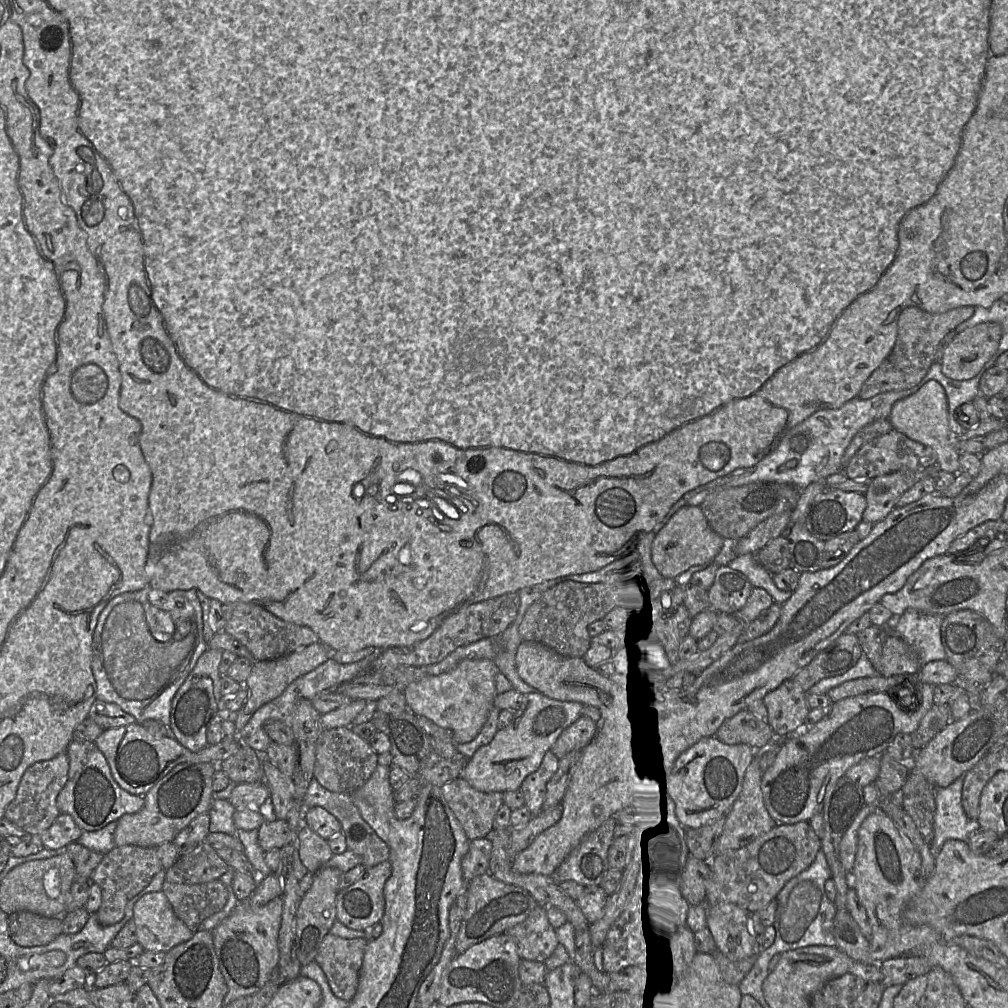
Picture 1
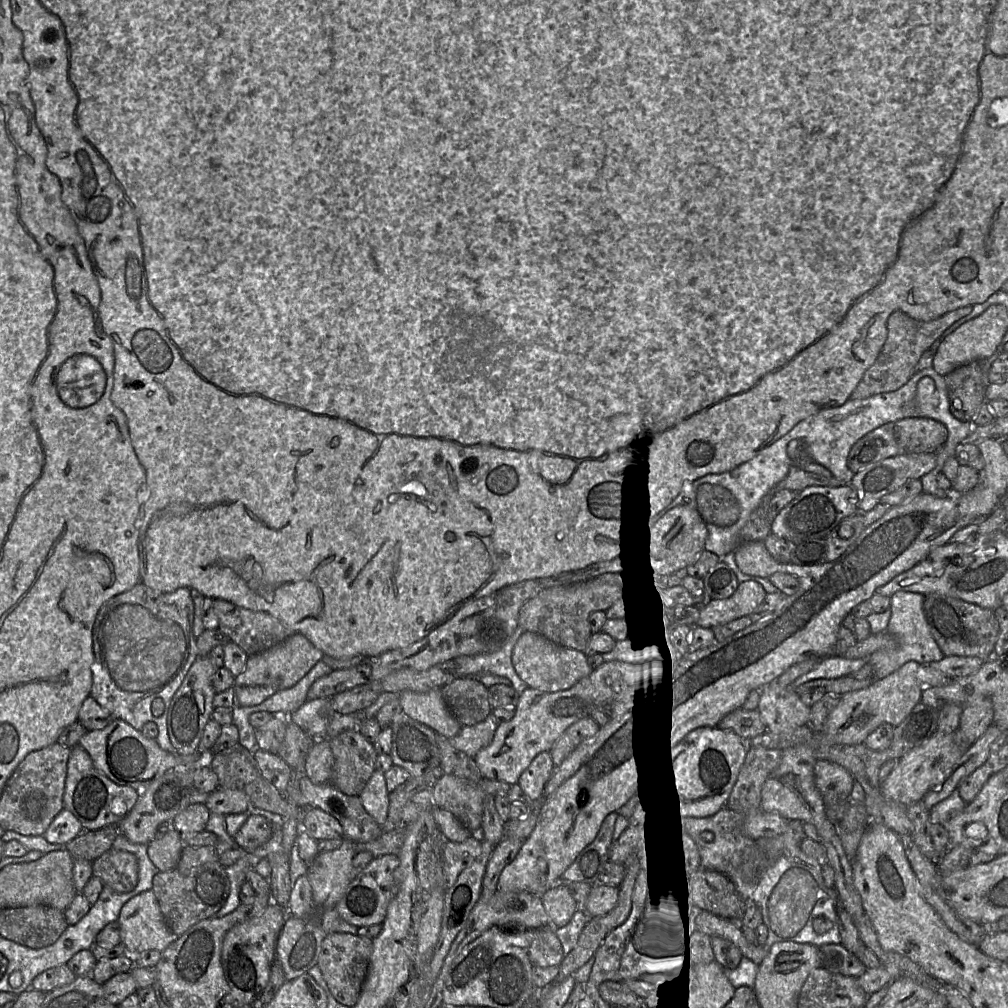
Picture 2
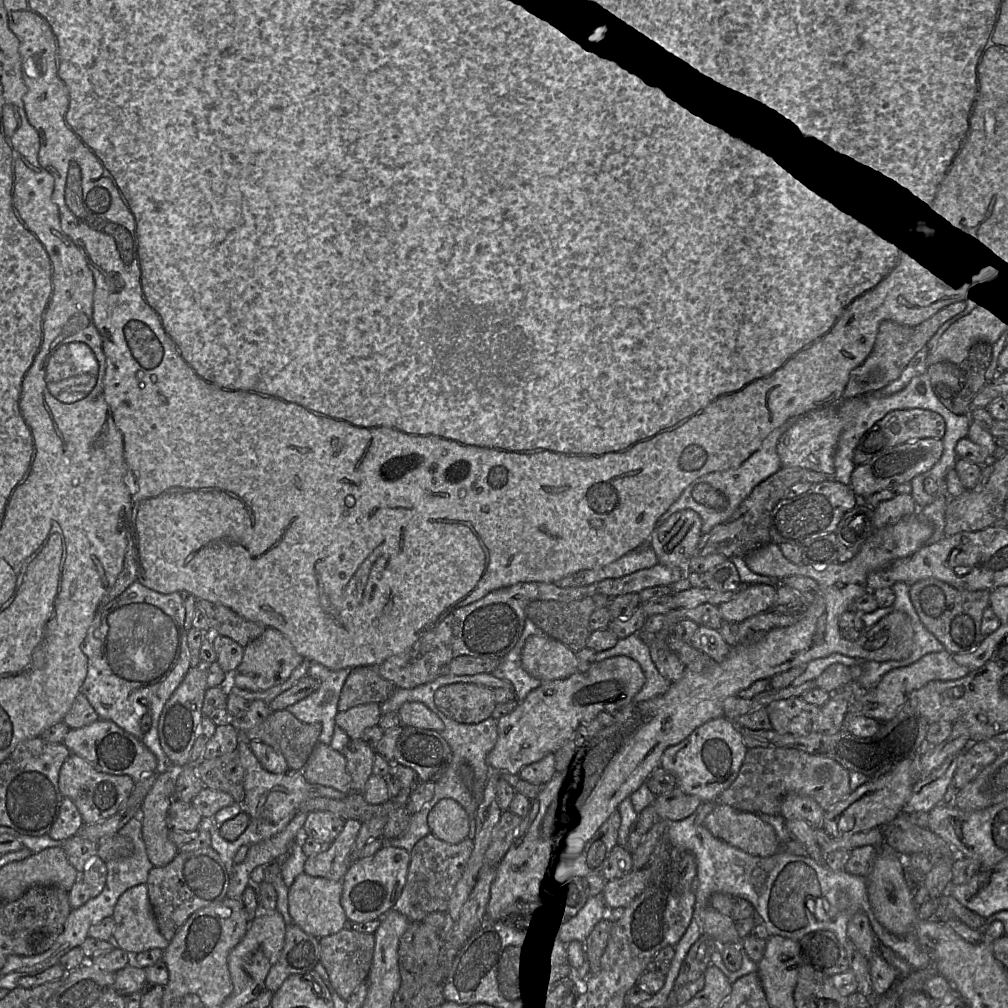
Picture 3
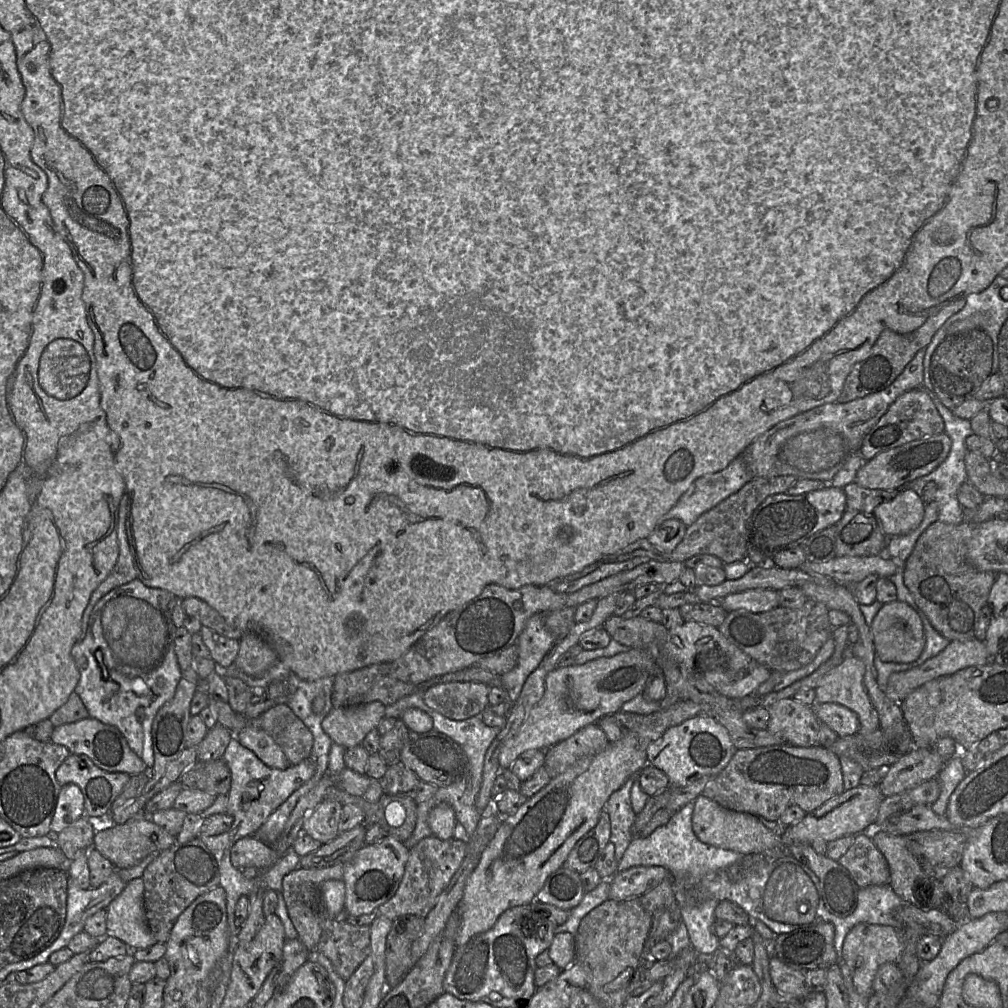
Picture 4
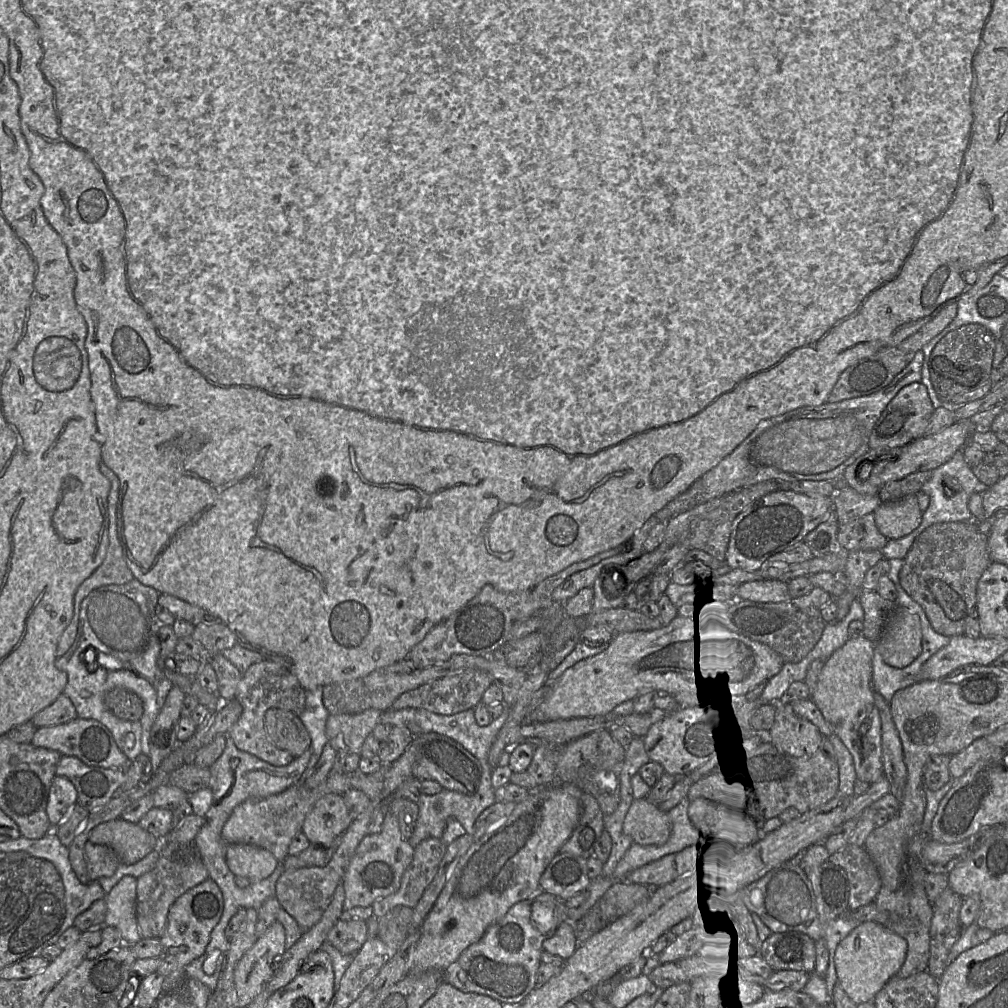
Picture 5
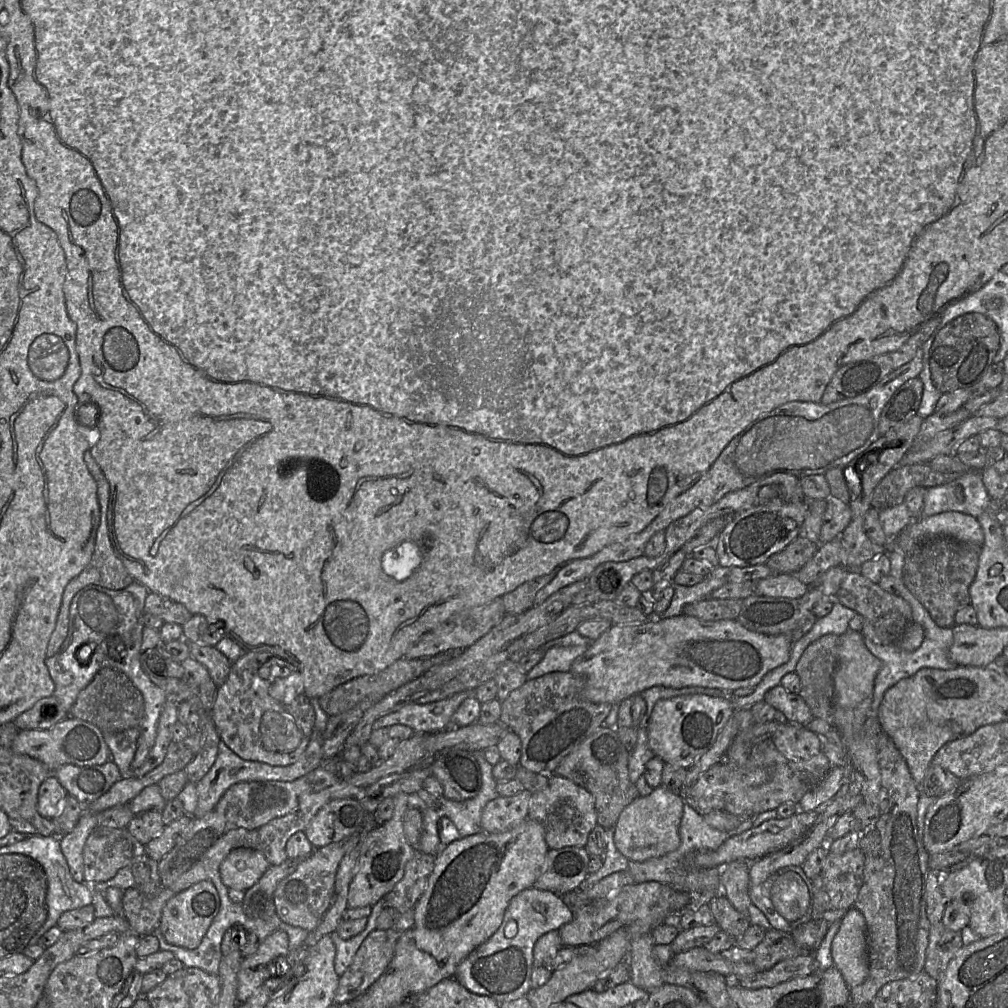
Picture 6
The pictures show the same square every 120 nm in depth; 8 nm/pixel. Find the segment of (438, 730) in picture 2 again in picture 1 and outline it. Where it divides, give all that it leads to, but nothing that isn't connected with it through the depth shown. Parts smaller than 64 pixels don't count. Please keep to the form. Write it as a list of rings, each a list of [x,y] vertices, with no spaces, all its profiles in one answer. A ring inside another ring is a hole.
[[[463,660],[448,672],[427,675],[409,683],[403,690],[407,709],[415,716],[425,716],[449,730],[456,745],[468,743],[479,734],[494,708],[494,699],[498,694],[495,677],[498,673],[499,669],[492,660]]]

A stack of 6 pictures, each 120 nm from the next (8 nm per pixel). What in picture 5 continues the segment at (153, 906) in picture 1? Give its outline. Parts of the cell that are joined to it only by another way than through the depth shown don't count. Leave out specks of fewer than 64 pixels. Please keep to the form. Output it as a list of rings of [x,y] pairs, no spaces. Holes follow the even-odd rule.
[[[126,876],[105,896],[105,925],[117,929],[129,945],[142,939],[136,919],[136,888],[137,879]]]

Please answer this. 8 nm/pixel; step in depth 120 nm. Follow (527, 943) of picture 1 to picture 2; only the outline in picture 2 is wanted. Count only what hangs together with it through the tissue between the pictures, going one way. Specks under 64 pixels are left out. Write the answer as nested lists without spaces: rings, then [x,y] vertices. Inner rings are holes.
[[[552,926],[535,930],[535,938],[529,946],[529,959],[533,966],[541,968],[559,966],[565,957],[561,943]]]

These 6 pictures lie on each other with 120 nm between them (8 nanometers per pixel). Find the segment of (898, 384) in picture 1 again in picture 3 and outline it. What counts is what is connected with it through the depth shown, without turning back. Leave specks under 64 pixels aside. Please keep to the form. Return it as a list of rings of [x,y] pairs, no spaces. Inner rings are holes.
[[[958,301],[936,312],[933,316],[916,326],[907,326],[893,320],[883,320],[879,324],[874,347],[862,364],[850,372],[849,380],[843,391],[844,399],[867,395],[887,386],[899,378],[902,371],[936,333],[938,328],[950,318],[962,312],[966,301]]]

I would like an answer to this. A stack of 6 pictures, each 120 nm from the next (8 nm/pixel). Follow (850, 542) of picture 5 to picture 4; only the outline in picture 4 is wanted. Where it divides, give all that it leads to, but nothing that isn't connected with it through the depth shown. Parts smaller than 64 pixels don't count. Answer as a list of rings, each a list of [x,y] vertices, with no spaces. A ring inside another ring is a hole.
[[[862,512],[862,517],[865,517],[873,526],[870,535],[859,541],[853,543],[846,543],[841,538],[843,529],[836,530],[836,545],[835,556],[869,556],[884,553],[884,548],[888,537],[882,532],[879,527],[876,517],[872,512]]]

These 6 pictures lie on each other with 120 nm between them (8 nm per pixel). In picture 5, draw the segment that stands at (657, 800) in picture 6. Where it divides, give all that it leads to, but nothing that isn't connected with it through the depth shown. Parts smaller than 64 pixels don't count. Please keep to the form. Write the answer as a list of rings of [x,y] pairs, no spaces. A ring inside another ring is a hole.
[[[634,799],[623,822],[623,832],[630,836],[633,843],[660,846],[666,843],[671,833],[671,823],[668,812],[659,809],[648,799]]]

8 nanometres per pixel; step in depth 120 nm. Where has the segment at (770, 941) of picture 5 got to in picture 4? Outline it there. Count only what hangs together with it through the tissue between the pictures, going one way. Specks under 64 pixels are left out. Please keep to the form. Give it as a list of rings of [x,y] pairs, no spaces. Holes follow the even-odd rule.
[[[830,923],[801,926],[774,938],[773,957],[803,973],[824,969],[837,963],[835,929]]]

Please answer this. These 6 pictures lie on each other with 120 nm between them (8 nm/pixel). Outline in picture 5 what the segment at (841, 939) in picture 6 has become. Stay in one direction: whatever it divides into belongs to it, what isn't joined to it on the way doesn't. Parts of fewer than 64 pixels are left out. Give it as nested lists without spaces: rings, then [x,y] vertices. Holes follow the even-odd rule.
[[[863,921],[837,946],[835,967],[840,986],[856,1004],[871,1002],[902,967],[907,954],[905,938],[875,921]]]

